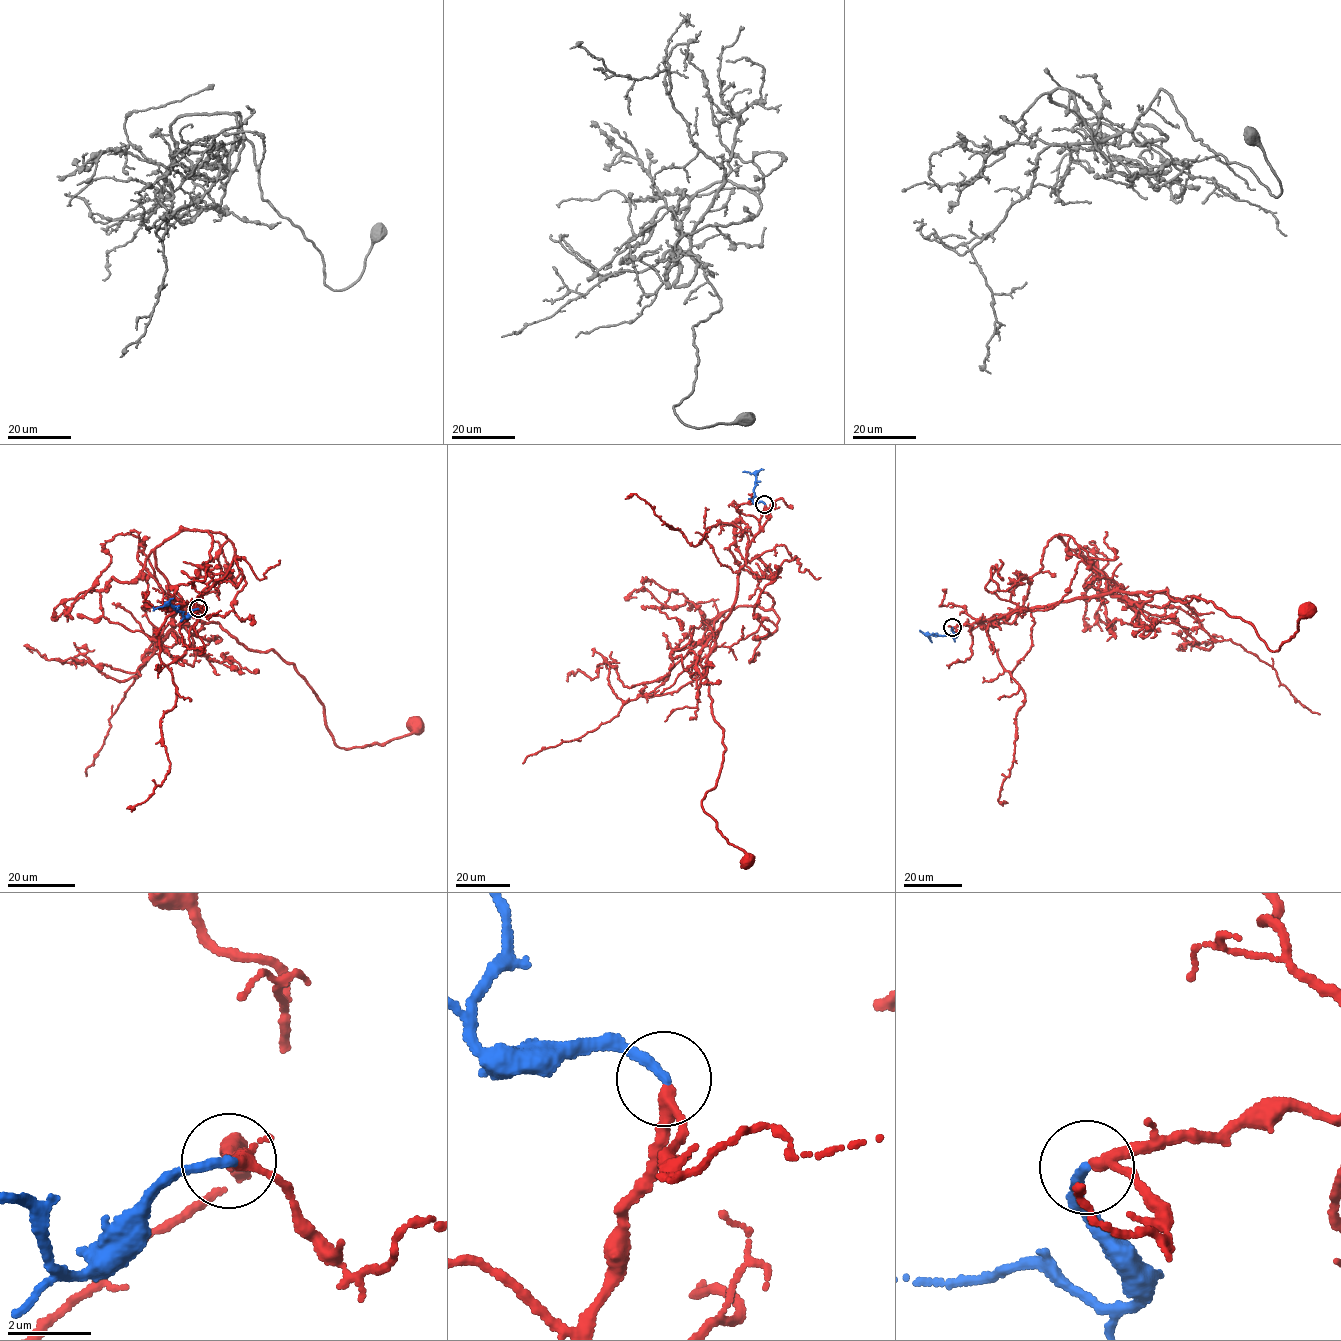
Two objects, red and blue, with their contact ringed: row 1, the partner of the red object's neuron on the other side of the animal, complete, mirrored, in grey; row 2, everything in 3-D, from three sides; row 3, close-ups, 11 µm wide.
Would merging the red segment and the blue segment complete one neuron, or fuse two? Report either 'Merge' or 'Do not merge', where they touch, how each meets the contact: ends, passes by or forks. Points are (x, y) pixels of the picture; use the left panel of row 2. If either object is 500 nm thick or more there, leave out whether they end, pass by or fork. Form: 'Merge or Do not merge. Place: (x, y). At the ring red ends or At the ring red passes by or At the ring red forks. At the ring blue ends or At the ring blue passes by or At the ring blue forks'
Merge. Place: (198, 608). At the ring red passes by. At the ring blue ends

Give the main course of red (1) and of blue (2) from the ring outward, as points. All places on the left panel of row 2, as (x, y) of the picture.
1: (197, 609), (250, 650), (293, 664), (339, 747), (381, 745), (415, 728)
2: (197, 609), (185, 618), (170, 605), (153, 610)

